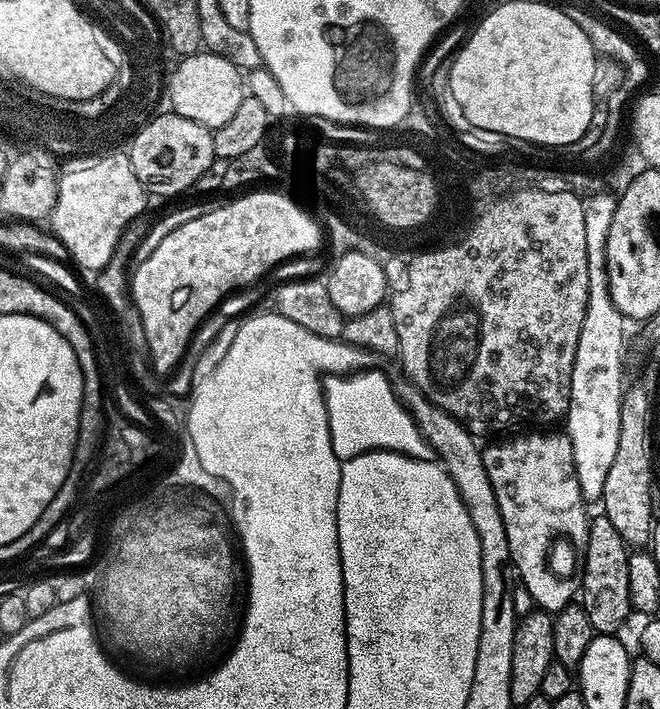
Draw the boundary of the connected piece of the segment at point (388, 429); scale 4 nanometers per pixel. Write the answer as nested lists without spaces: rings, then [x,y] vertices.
[[[356,372],[353,376],[328,376],[322,380],[324,405],[328,411],[328,429],[330,442],[336,440],[336,451],[340,456],[352,456],[352,452],[401,452],[403,456],[412,452],[410,458],[415,460],[436,460],[437,454],[428,437],[424,435],[421,425],[404,409],[402,401],[396,397],[392,384],[380,372]]]

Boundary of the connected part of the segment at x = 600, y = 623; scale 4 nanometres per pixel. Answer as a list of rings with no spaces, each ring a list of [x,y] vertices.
[[[596,514],[592,520],[592,525],[588,528],[588,541],[582,544],[582,572],[584,568],[584,588],[582,584],[582,607],[584,613],[590,618],[590,626],[596,634],[616,634],[620,627],[628,620],[628,615],[633,615],[634,609],[630,602],[630,566],[628,565],[629,545],[624,543],[622,534],[614,530],[614,525],[610,523],[610,518],[602,514]]]

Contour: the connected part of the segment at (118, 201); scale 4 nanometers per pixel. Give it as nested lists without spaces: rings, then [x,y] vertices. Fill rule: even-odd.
[[[108,150],[91,158],[93,160],[88,160],[69,172],[59,173],[56,205],[50,215],[50,232],[56,240],[60,239],[61,246],[72,255],[72,260],[78,267],[89,268],[92,274],[96,274],[106,266],[106,262],[110,262],[110,254],[114,254],[114,246],[118,246],[118,238],[130,218],[145,211],[146,189],[142,182],[138,182],[138,174],[134,174],[134,166],[124,152]]]

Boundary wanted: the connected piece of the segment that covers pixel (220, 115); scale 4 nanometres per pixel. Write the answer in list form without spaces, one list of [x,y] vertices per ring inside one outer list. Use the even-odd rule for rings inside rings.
[[[201,50],[183,57],[174,67],[174,99],[178,111],[192,115],[194,122],[215,130],[238,110],[246,95],[246,80],[241,69],[216,52]]]

